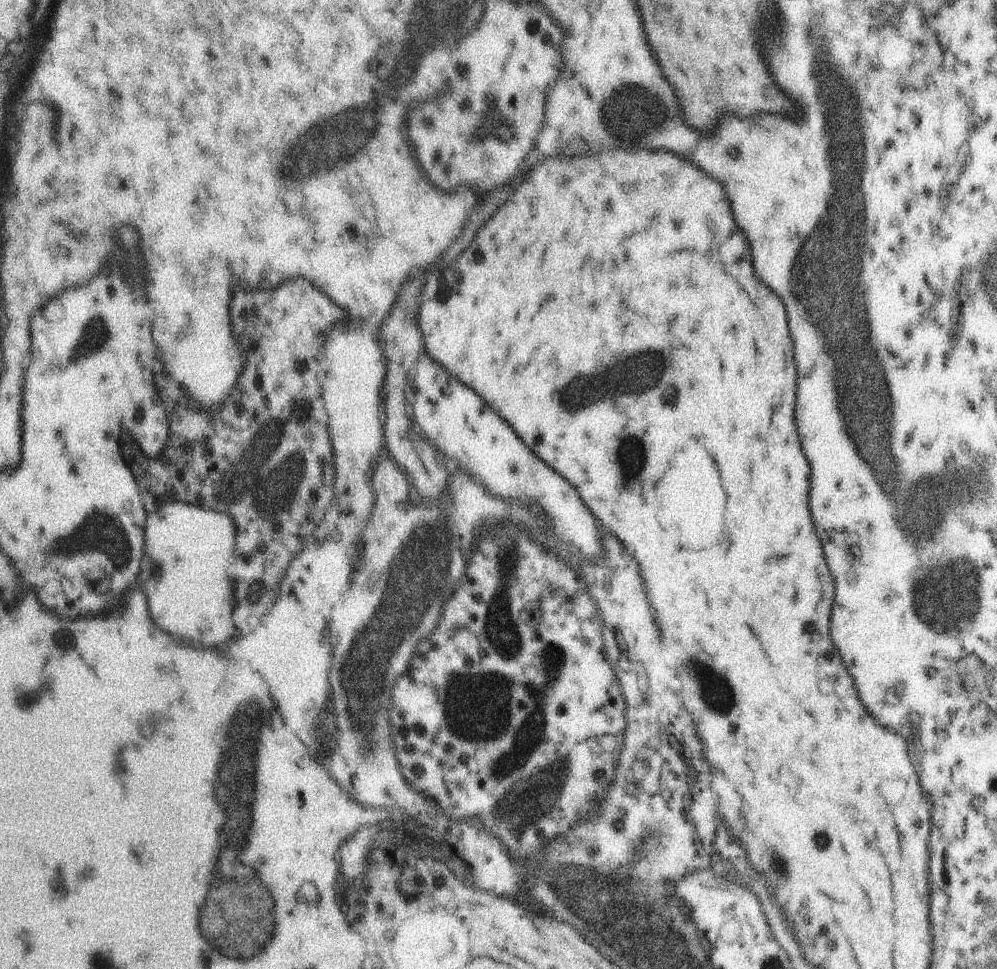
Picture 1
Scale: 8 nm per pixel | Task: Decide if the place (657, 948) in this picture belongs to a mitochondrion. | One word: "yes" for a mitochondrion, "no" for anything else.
yes

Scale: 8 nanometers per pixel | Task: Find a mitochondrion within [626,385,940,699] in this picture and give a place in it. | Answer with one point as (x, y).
(877, 447)

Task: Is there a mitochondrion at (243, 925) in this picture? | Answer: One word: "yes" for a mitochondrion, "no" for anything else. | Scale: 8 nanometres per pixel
yes

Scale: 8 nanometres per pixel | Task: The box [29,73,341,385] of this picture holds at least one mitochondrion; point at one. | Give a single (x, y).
(95, 335)

